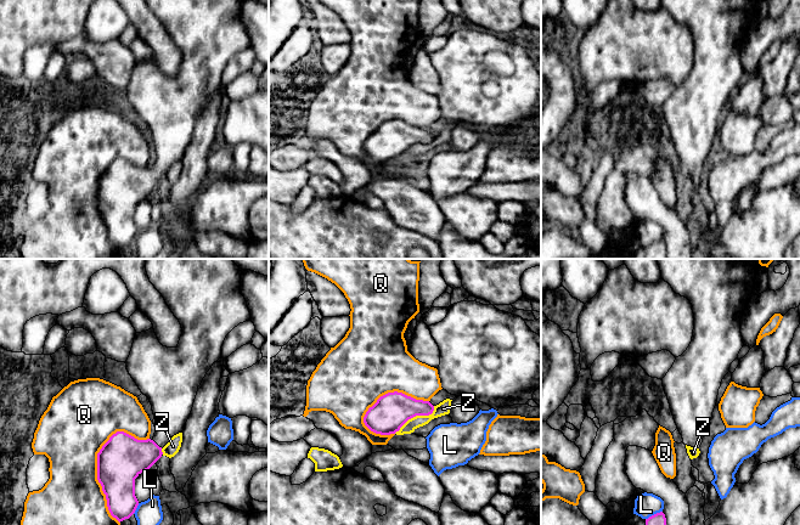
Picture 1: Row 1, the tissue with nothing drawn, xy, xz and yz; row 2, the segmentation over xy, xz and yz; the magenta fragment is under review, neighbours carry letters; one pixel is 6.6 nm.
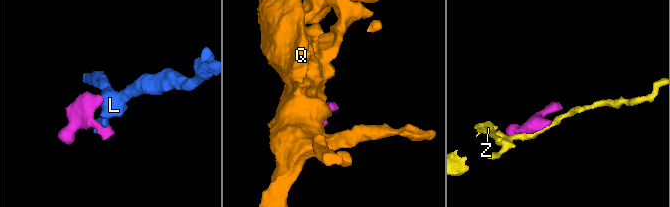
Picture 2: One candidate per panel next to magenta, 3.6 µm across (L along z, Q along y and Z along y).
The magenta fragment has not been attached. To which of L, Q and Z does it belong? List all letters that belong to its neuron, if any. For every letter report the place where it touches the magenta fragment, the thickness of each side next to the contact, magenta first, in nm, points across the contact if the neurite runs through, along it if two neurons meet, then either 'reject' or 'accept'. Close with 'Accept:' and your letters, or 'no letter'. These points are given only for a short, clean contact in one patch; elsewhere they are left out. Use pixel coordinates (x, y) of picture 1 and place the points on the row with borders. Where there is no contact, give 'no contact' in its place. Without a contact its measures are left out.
L: xy (136, 507) | 240/160 nm | along xy (139, 503), (133, 513) | reject
Q: xy (97, 474) | 300/380 nm | reject
Z: xz (416, 415) | 240/90 nm | reject
Accept: no letter

